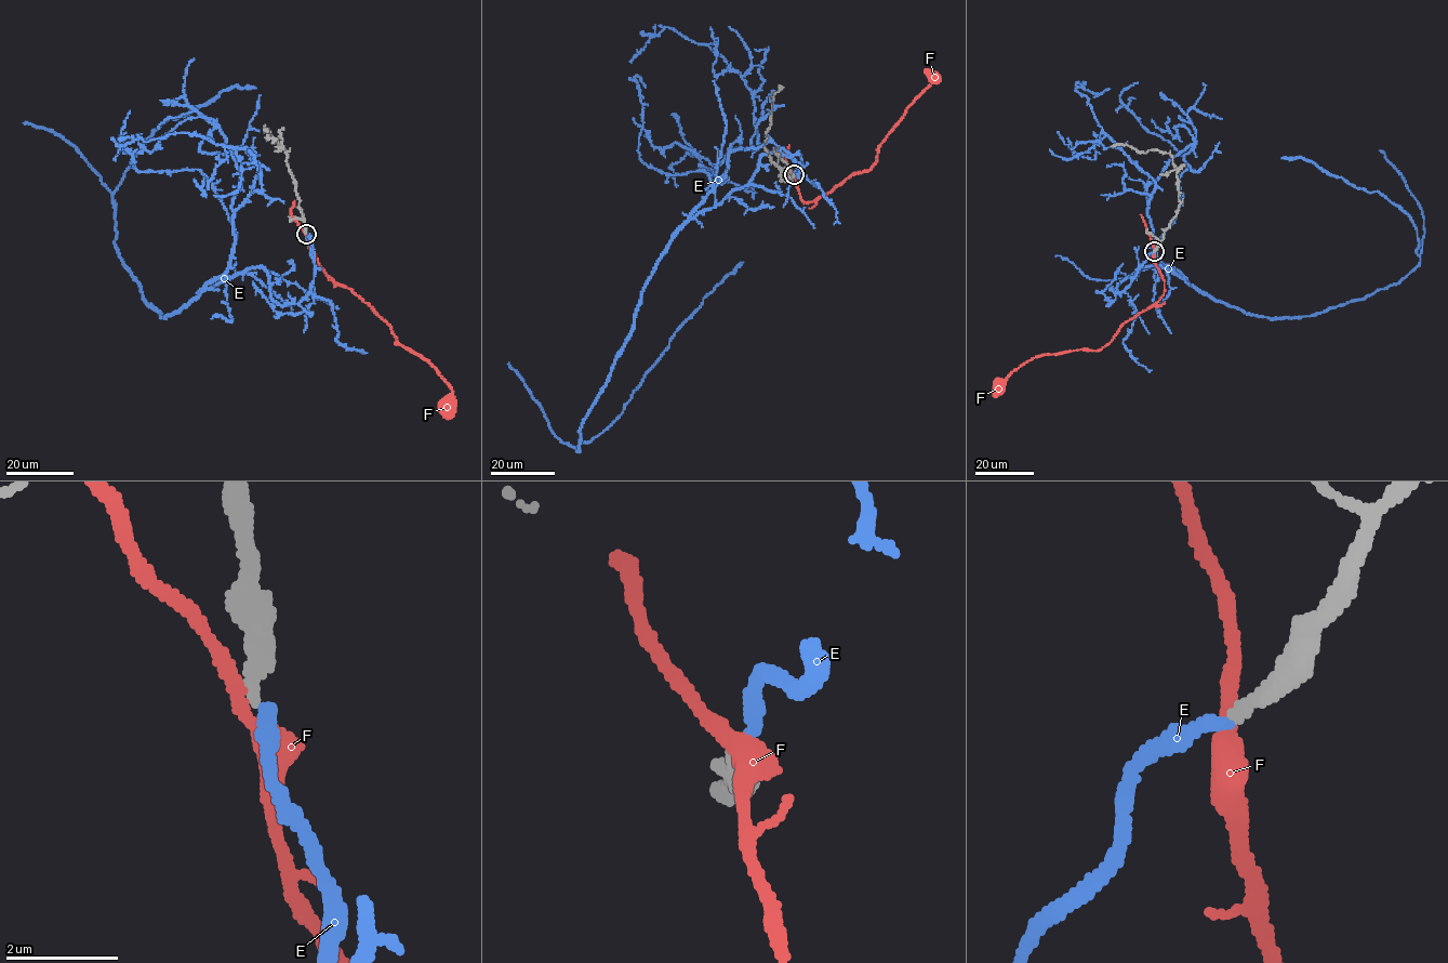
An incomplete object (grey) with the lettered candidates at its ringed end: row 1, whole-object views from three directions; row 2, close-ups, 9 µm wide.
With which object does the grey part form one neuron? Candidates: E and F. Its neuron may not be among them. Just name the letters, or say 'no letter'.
E

